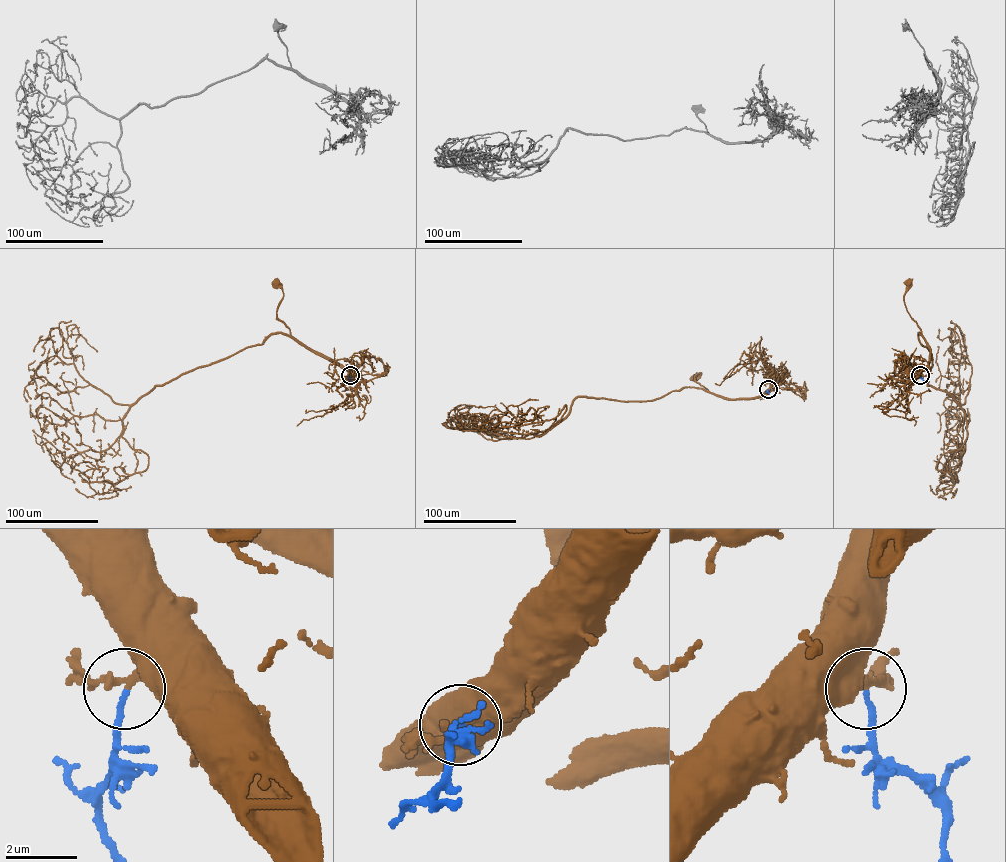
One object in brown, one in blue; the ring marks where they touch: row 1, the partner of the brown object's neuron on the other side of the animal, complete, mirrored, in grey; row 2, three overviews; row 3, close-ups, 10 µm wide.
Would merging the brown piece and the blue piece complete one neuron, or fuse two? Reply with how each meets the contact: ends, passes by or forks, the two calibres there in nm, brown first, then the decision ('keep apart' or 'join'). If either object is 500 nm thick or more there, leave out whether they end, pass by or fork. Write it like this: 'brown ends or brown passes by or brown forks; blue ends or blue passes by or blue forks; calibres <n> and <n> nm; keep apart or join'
brown passes by; blue ends; calibres 200 and 150 nm; join

